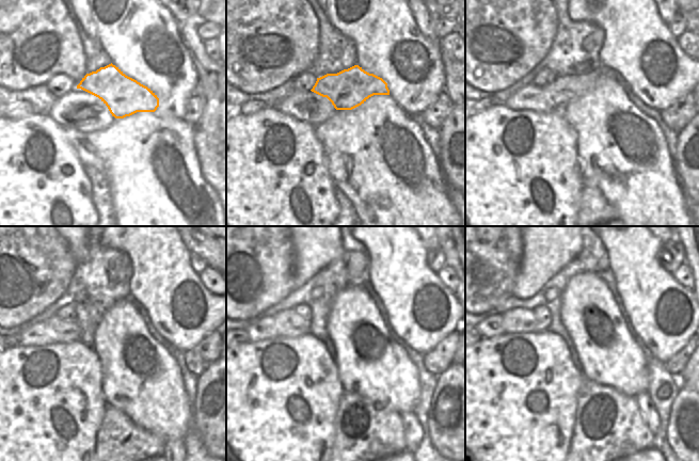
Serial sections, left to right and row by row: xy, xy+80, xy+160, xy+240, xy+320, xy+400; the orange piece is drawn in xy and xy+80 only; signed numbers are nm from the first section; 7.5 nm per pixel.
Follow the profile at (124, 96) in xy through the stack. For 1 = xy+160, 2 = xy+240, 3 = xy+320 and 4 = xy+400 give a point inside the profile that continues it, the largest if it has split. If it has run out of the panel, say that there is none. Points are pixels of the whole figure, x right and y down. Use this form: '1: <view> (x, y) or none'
1: xy+160 (565, 89)
2: xy+240 (70, 330)
3: xy+320 (285, 323)
4: xy+400 (517, 320)

